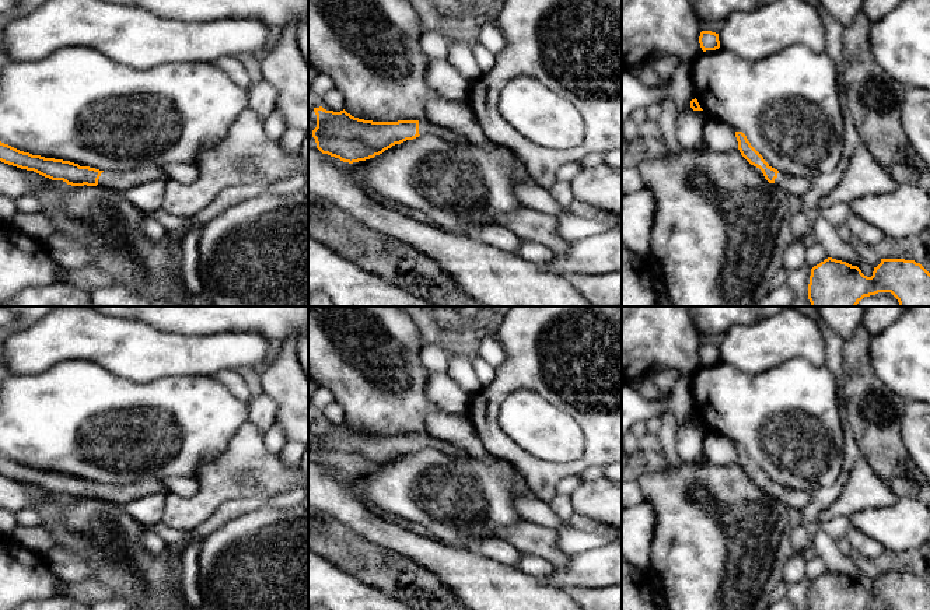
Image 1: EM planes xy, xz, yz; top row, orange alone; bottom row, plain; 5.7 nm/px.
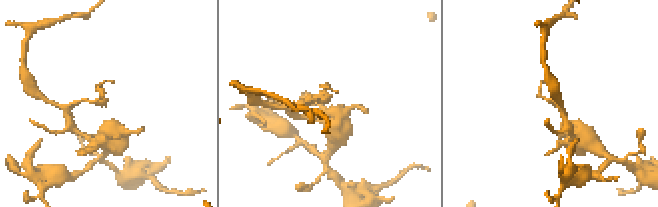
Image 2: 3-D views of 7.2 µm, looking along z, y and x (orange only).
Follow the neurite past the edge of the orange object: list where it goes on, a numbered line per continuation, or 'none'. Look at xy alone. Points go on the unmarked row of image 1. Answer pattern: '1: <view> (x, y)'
1: xy (122, 494)

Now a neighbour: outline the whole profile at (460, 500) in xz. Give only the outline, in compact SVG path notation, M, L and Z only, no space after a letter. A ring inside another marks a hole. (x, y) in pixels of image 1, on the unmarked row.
M424 446L385 463L374 471L350 477L357 495L380 509L429 529L433 539L454 547L476 550L480 539L514 526L521 516L515 509L513 487L525 484L522 474L508 462L492 462L469 455L454 458Z

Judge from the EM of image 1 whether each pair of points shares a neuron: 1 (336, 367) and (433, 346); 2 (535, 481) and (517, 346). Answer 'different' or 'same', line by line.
1: different
2: same

